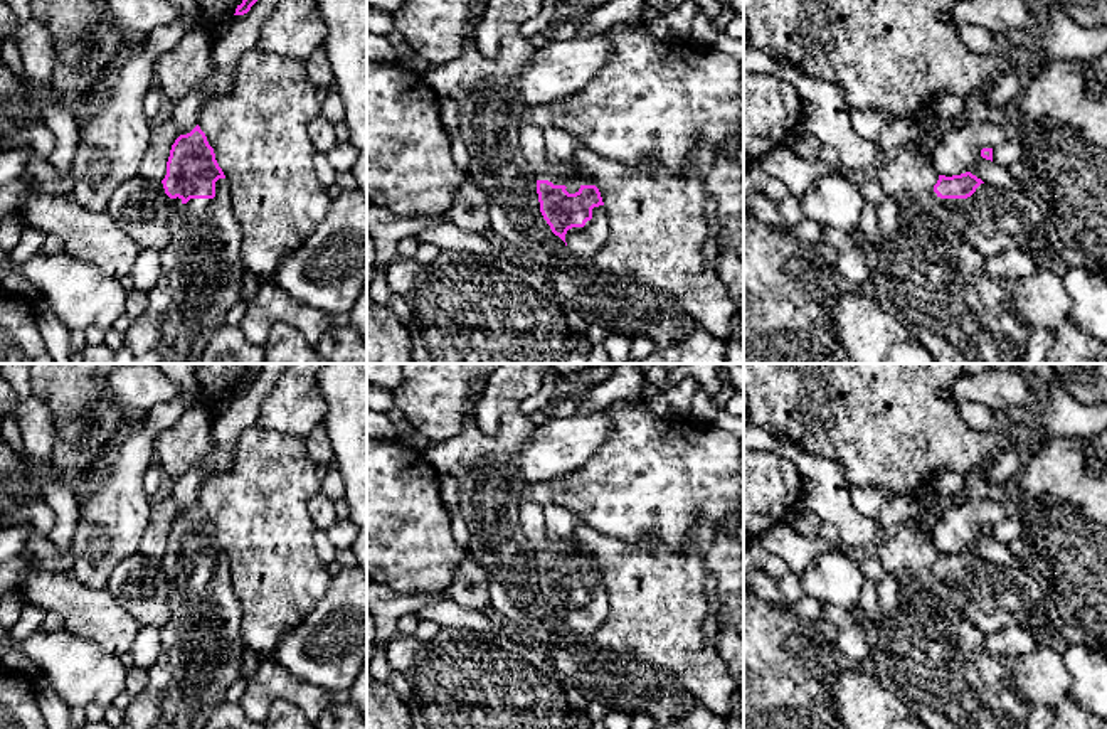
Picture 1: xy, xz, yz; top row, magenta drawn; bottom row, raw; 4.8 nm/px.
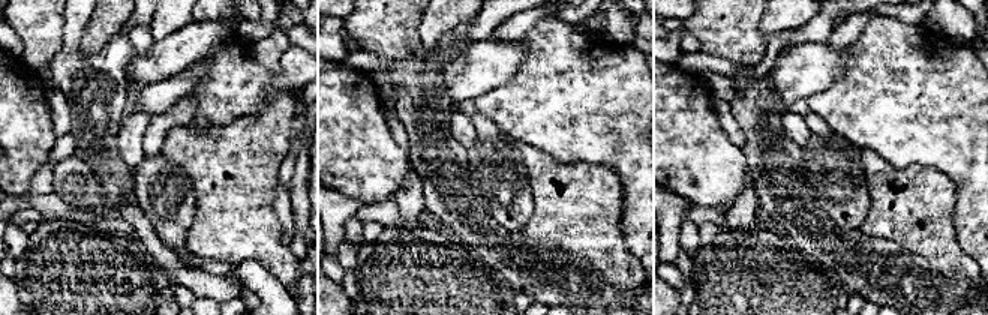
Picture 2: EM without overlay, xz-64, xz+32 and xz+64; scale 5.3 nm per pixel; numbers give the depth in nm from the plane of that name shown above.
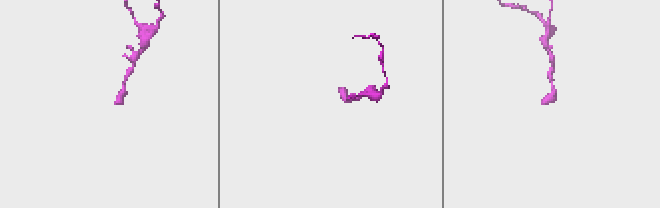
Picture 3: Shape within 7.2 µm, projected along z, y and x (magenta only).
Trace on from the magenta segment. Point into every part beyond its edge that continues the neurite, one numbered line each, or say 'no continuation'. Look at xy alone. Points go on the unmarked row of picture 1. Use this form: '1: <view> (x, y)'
1: xy (201, 647)

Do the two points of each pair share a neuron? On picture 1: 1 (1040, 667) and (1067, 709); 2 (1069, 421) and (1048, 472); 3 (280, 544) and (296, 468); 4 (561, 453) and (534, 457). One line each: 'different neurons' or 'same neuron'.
1: same neuron
2: different neurons
3: same neuron
4: same neuron

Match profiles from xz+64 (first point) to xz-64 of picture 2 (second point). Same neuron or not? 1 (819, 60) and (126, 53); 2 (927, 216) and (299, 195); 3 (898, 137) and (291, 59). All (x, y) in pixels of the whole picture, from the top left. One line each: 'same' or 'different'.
1: different
2: different
3: same

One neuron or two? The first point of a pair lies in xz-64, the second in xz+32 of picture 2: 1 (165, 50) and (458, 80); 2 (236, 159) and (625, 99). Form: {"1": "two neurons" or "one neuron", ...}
{"1": "one neuron", "2": "two neurons"}

